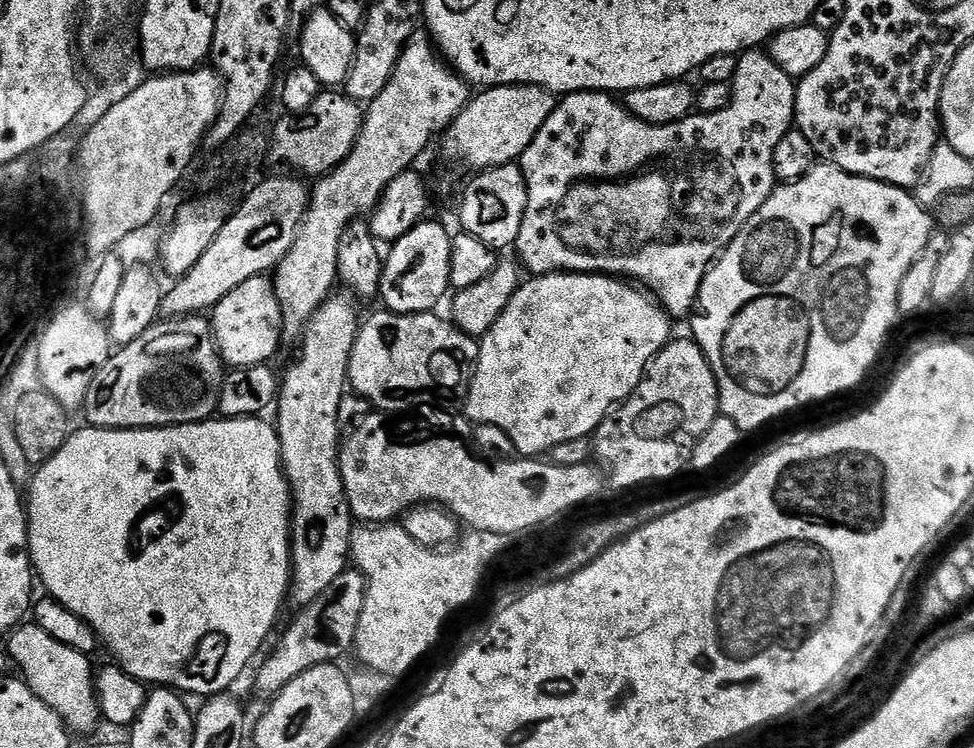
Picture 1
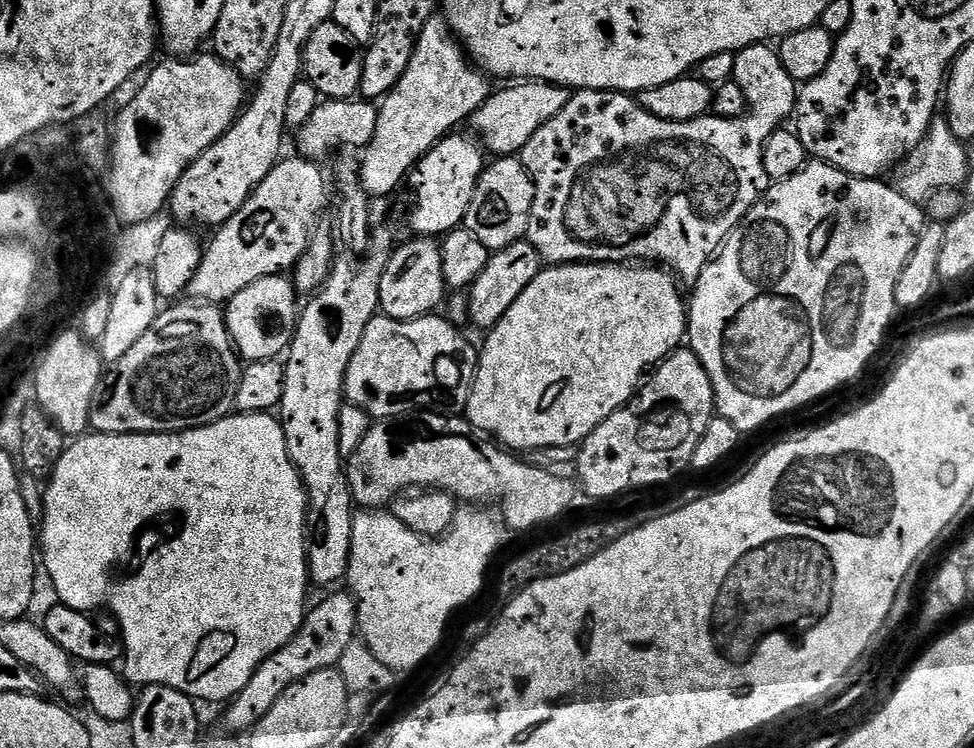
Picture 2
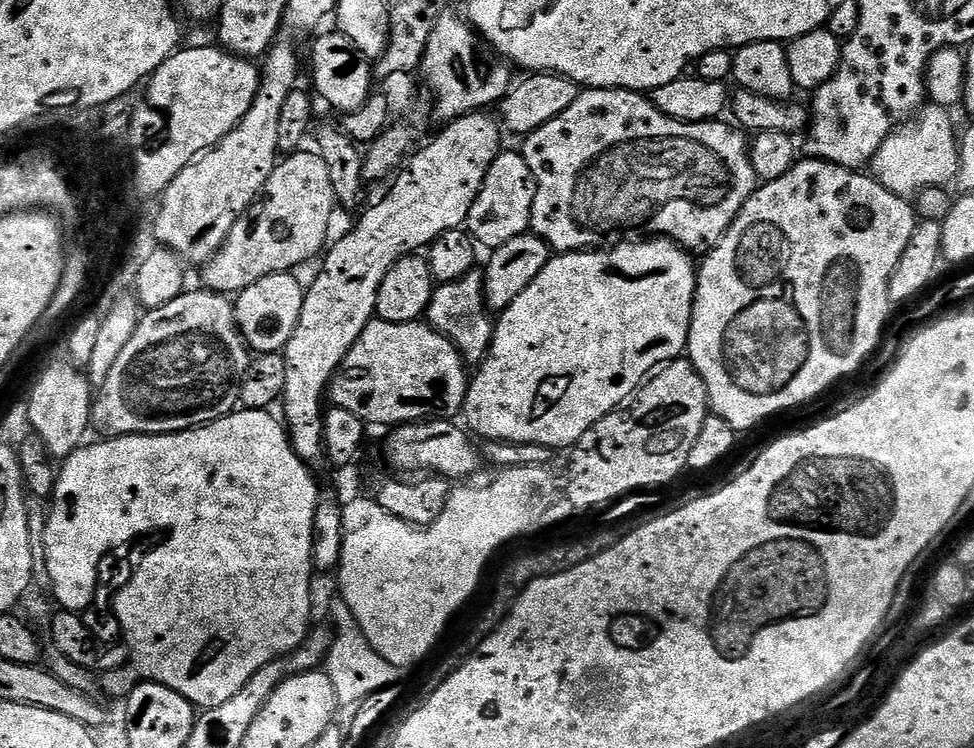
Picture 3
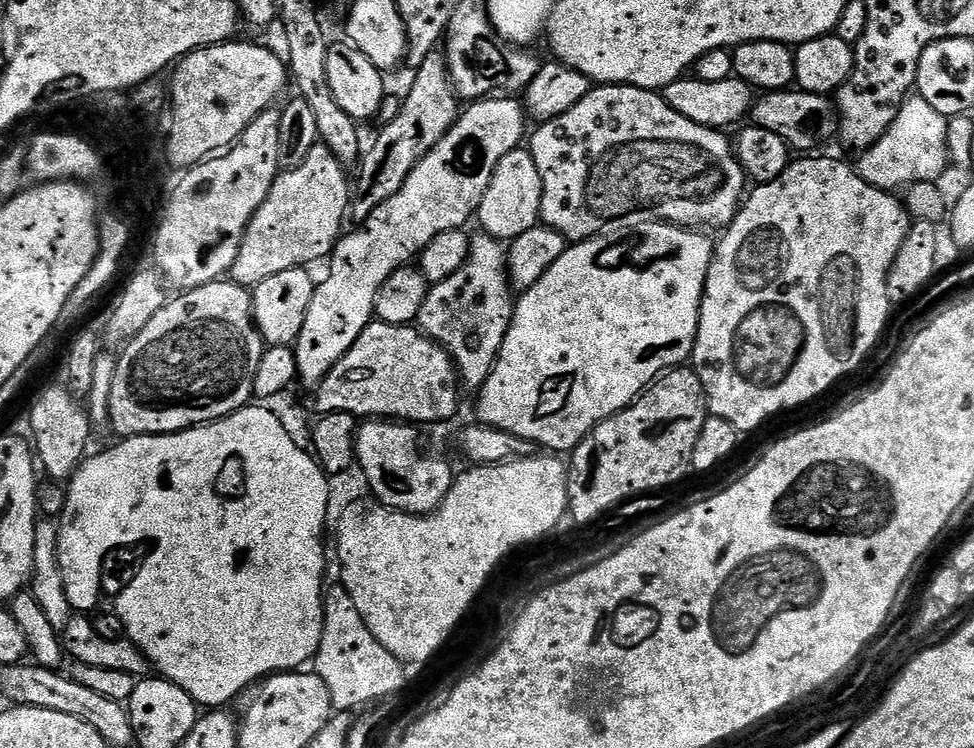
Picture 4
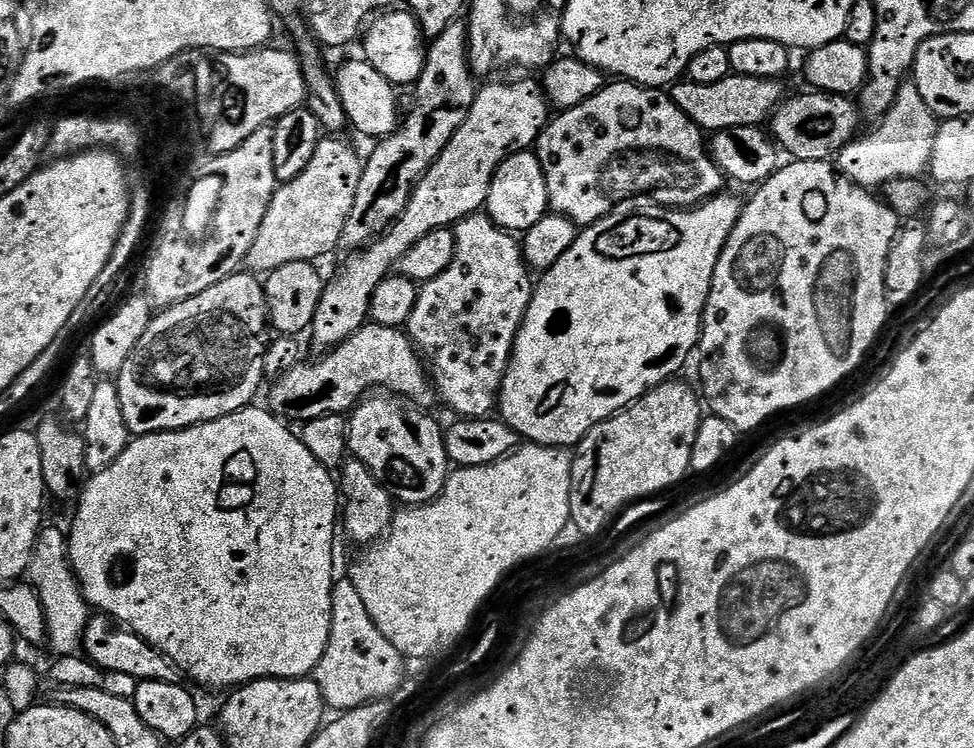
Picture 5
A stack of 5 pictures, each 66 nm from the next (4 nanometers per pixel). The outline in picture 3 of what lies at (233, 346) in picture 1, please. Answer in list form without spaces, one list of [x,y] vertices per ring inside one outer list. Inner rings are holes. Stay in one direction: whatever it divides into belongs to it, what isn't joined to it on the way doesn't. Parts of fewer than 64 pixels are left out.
[[[292,272],[270,274],[250,287],[241,290],[235,297],[236,321],[244,342],[253,353],[283,353],[290,342],[294,330],[298,326],[298,318],[302,314],[302,302],[306,291],[305,285],[295,280]]]

